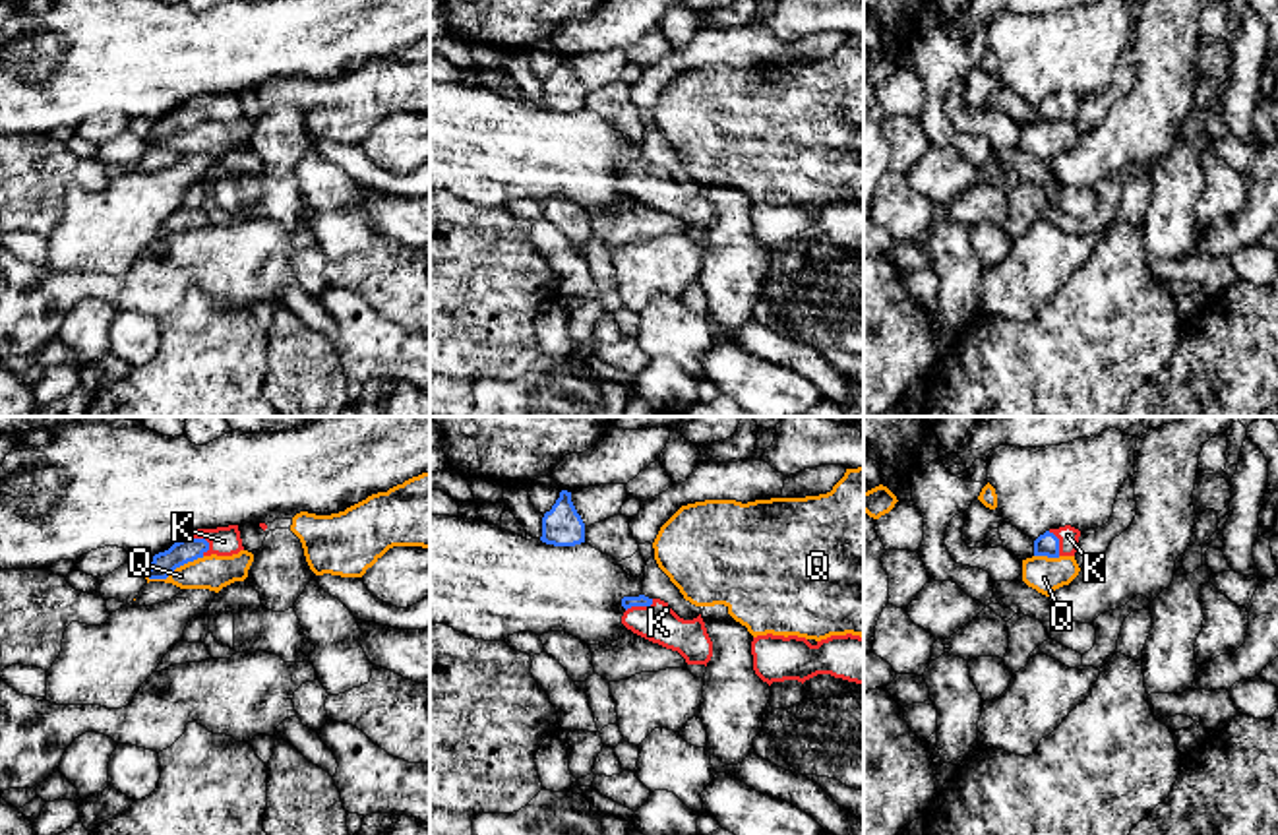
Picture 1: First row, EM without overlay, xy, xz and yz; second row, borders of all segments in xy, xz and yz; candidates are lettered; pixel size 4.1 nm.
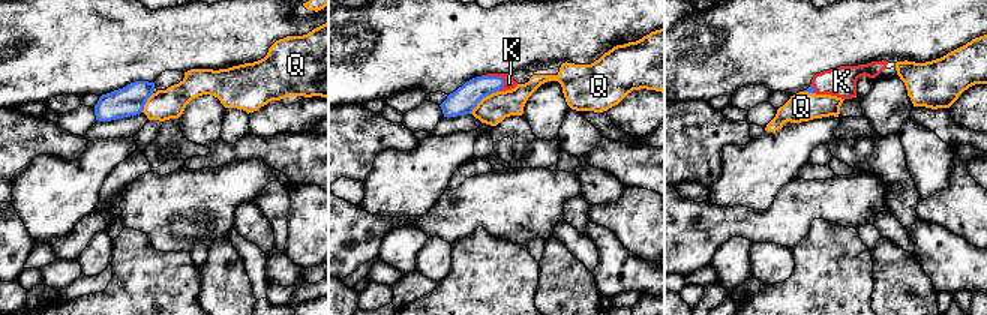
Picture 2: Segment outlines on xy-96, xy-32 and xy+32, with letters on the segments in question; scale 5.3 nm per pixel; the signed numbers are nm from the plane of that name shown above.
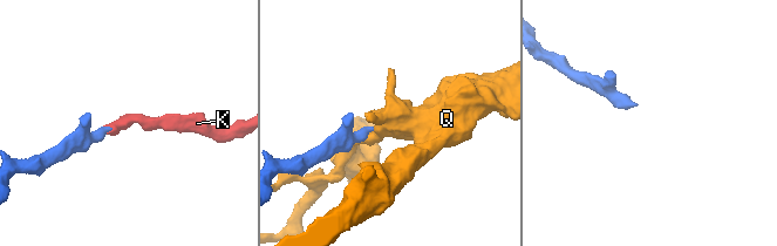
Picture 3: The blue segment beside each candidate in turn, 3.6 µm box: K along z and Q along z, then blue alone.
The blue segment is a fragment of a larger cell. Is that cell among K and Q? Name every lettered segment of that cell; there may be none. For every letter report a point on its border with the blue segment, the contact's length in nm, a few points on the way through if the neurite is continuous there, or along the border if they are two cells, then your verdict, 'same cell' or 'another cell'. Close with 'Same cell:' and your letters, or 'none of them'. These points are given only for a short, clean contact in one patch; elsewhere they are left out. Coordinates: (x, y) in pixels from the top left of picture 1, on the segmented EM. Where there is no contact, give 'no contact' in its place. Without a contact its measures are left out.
K: meets blue in xy at (202, 539); contact 110 nm long; runs through xy (188, 549), (202, 539), (223, 541); same cell
Q: meets blue in xy at (175, 568); contact 260 nm long; another cell
Same cell: K

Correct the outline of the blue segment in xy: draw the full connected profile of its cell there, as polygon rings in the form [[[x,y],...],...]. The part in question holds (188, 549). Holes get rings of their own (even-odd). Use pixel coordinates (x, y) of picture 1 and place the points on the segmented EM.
[[[238,525],[217,529],[196,529],[190,537],[174,542],[168,550],[153,556],[145,575],[149,579],[167,579],[176,568],[203,556],[232,556],[244,550]]]

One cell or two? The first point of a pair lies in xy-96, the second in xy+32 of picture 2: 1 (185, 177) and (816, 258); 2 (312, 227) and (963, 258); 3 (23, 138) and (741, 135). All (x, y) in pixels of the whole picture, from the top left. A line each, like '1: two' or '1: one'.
1: two
2: two
3: one

